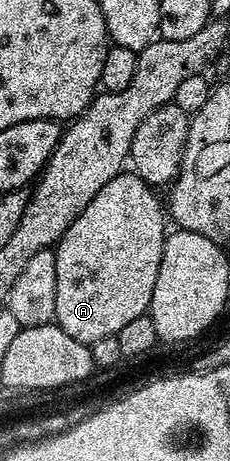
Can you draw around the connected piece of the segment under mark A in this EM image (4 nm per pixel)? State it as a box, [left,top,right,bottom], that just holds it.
[55,173,167,345]

